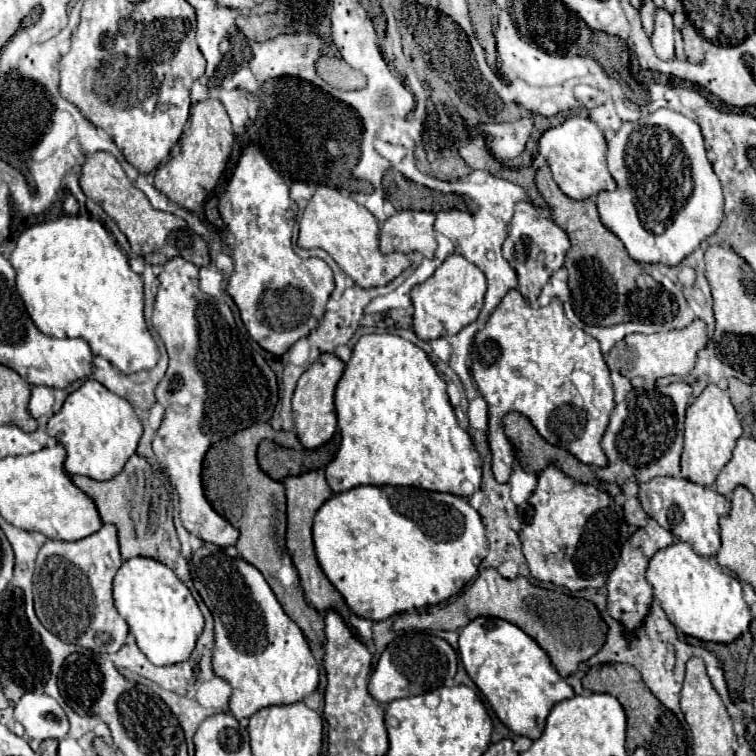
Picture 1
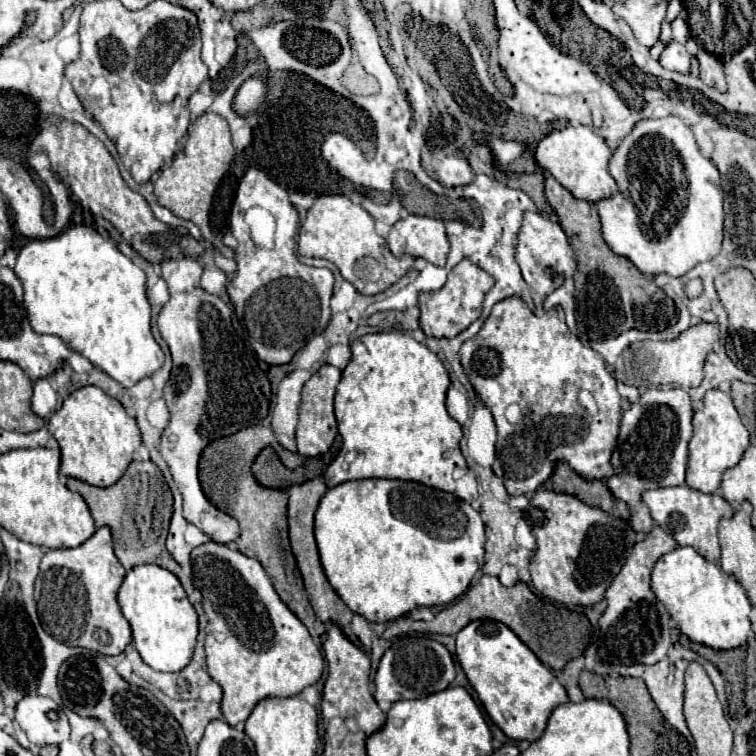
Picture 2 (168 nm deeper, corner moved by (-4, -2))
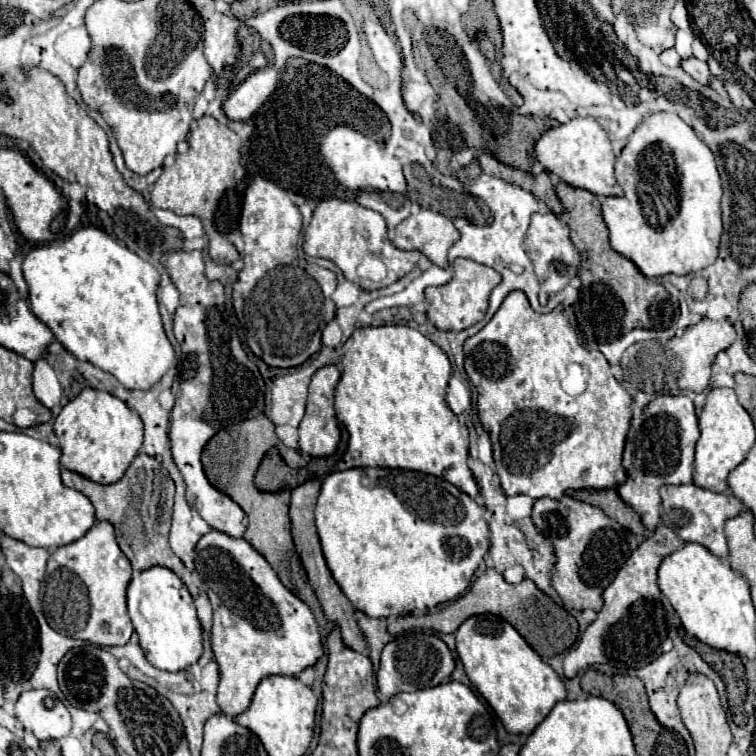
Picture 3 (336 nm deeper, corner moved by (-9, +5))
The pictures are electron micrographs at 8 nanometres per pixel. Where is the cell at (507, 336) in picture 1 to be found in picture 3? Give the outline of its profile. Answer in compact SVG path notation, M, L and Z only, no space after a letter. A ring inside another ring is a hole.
M510 292L510 296L506 296L506 300L502 302L500 310L492 316L492 320L472 338L468 338L464 342L464 368L466 374L470 378L470 382L474 384L476 392L478 392L478 418L482 422L482 428L488 432L490 442L492 442L492 450L494 450L494 464L496 464L496 474L500 478L502 490L506 492L506 496L516 496L516 494L526 494L532 498L552 498L552 500L560 500L562 492L566 492L568 488L588 488L588 490L608 490L608 488L616 488L620 484L624 484L626 480L626 470L622 466L622 452L624 452L624 442L626 442L626 434L630 428L630 420L632 420L632 398L626 392L626 388L612 376L610 372L610 364L604 358L602 352L596 350L586 350L578 338L574 328L568 324L568 320L562 316L560 310L554 310L550 314L538 314L530 308L528 298L524 292Z

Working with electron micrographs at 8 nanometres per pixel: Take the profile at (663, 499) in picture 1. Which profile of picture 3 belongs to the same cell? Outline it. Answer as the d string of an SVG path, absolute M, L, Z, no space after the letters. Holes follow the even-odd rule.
M682 484L682 486L662 486L662 524L668 528L674 528L678 536L684 542L696 542L706 546L712 554L718 558L728 556L728 546L724 538L724 524L726 520L738 516L742 512L742 502L730 494L718 494L704 490L694 484Z

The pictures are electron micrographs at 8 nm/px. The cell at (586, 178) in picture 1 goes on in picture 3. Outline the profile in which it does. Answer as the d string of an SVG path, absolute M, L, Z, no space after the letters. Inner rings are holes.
M590 116L574 118L566 124L546 130L542 138L536 142L536 160L550 174L556 174L560 180L574 188L582 188L598 196L624 196L622 188L616 186L614 178L612 142L600 128L600 124Z

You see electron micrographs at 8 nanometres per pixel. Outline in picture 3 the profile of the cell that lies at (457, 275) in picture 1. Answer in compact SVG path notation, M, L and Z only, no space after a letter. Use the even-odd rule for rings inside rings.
M458 258L454 260L454 278L438 288L426 288L426 302L428 302L428 320L438 330L466 330L472 324L480 322L488 310L488 298L490 292L500 284L502 276L482 264L476 264L472 260Z

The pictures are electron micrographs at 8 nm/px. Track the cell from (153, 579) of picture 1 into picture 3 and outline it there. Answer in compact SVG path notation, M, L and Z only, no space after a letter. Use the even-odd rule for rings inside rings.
M154 566L132 576L128 586L128 614L144 656L154 668L178 672L202 656L202 628L196 618L194 600L182 580L168 568Z

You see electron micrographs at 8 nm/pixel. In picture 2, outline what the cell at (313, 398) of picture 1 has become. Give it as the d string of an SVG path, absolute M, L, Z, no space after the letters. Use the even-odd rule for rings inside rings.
M323 365L319 371L311 375L311 379L303 385L301 405L299 405L299 425L297 425L297 451L307 457L317 457L329 451L337 437L337 421L333 413L333 397L341 379L341 369L333 365Z

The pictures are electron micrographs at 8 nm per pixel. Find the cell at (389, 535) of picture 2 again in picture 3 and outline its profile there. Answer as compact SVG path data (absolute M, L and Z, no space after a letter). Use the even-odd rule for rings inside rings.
M350 468L324 478L316 528L326 564L352 606L370 618L384 618L434 608L464 594L490 544L482 514L484 510L448 480L412 470Z

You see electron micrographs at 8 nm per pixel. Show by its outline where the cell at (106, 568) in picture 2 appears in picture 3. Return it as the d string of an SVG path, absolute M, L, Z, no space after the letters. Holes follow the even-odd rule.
M96 522L80 540L56 548L48 558L44 614L56 632L86 640L98 646L122 646L132 636L132 622L126 612L126 588L130 562L118 548L110 522Z

